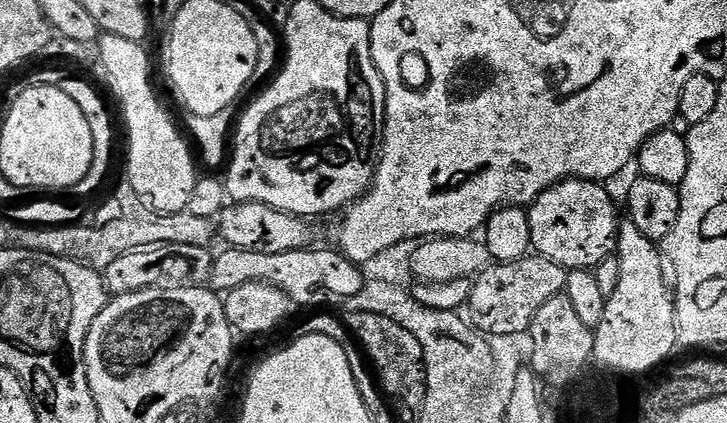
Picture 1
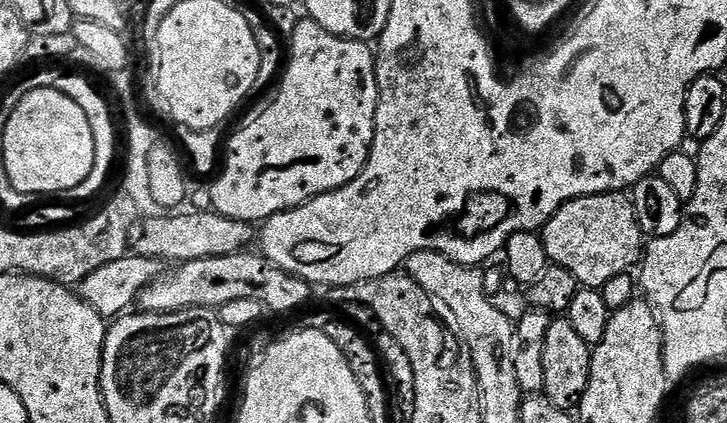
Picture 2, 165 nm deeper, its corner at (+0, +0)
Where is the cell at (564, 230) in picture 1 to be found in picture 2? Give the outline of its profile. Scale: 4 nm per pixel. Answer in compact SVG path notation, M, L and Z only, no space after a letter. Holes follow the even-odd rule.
M603 192L566 202L542 229L549 261L570 270L580 285L597 290L610 278L632 272L646 251L646 237L638 226L638 214L631 199L618 192Z

